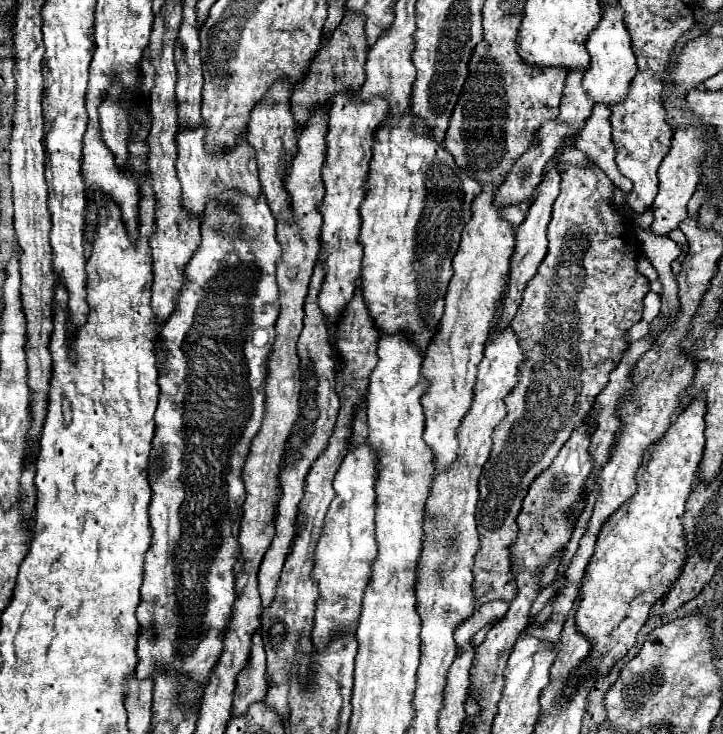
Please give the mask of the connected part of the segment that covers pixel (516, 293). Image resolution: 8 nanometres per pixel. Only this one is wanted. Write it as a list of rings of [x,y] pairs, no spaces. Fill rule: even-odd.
[[[549,170],[543,174],[543,180],[541,184],[537,186],[537,194],[535,194],[535,200],[527,212],[527,218],[525,222],[515,230],[515,238],[517,238],[517,246],[515,246],[515,254],[511,258],[511,276],[509,276],[509,292],[507,292],[507,298],[505,298],[505,312],[503,312],[503,318],[499,322],[501,328],[505,328],[507,324],[511,324],[519,304],[521,304],[521,294],[523,294],[523,288],[525,284],[529,282],[531,276],[535,276],[537,272],[537,266],[541,264],[541,260],[545,258],[547,254],[547,238],[545,238],[545,230],[547,230],[547,224],[551,220],[551,208],[553,208],[553,202],[555,198],[559,196],[559,184],[561,184],[561,176],[559,176],[559,170]]]

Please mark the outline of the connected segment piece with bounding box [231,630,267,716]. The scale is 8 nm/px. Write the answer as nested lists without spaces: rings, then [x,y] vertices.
[[[261,630],[251,638],[251,656],[247,666],[239,672],[235,692],[233,692],[233,710],[231,716],[247,714],[247,708],[267,694],[267,670],[265,670],[265,650]]]

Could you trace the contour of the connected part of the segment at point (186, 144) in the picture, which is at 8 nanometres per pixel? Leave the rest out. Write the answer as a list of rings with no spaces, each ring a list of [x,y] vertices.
[[[203,124],[197,128],[181,130],[177,134],[177,150],[179,150],[177,176],[183,186],[183,200],[181,200],[183,206],[189,212],[201,216],[205,210],[205,202],[209,202],[213,196],[227,204],[229,197],[223,192],[223,188],[211,186],[215,180],[227,188],[235,188],[235,190],[241,190],[241,192],[257,198],[257,194],[261,192],[261,184],[257,178],[257,156],[255,156],[253,146],[247,142],[247,132],[239,134],[237,144],[233,148],[221,148],[219,152],[207,152],[205,136],[207,136],[207,128]]]

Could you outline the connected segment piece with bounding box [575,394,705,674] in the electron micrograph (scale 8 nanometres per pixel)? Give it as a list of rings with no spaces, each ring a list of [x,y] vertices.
[[[697,394],[689,406],[681,410],[675,422],[667,428],[661,440],[653,442],[639,464],[635,482],[637,482],[637,492],[631,500],[627,500],[617,512],[609,516],[609,520],[603,524],[595,554],[585,570],[585,578],[581,582],[581,600],[579,608],[575,610],[575,622],[579,632],[583,632],[591,642],[593,642],[593,652],[591,658],[587,660],[587,670],[595,674],[607,674],[609,668],[627,654],[627,650],[635,644],[635,636],[645,624],[651,606],[655,600],[663,598],[671,584],[677,580],[681,566],[687,556],[687,540],[685,540],[685,530],[683,530],[683,514],[685,514],[685,504],[687,498],[693,490],[695,476],[699,470],[699,462],[703,458],[703,446],[705,446],[705,400],[703,394]]]

